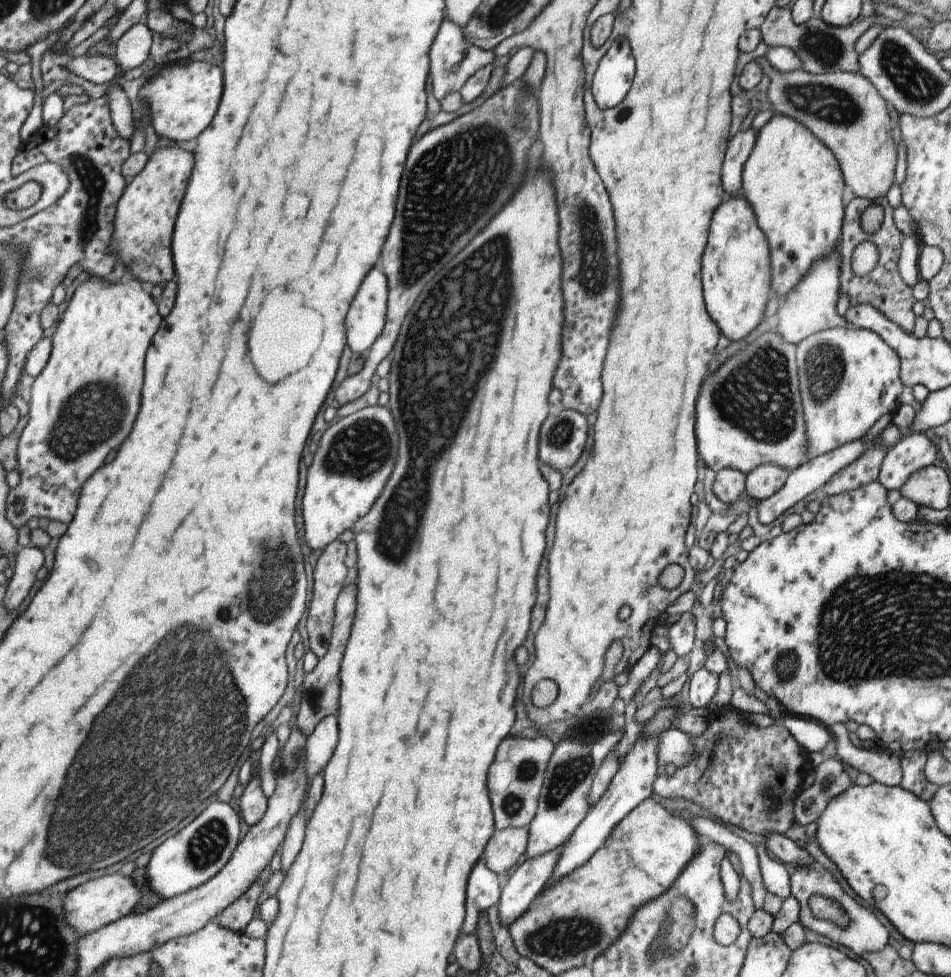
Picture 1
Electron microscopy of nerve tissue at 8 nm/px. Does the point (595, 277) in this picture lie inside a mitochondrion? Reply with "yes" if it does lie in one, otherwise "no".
yes

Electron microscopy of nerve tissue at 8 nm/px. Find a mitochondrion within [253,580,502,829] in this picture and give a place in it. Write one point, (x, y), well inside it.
(315, 700)

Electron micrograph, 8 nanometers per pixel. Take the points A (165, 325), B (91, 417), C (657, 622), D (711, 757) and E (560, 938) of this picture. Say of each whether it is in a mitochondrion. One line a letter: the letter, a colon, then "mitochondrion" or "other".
A: other
B: mitochondrion
C: other
D: other
E: mitochondrion

